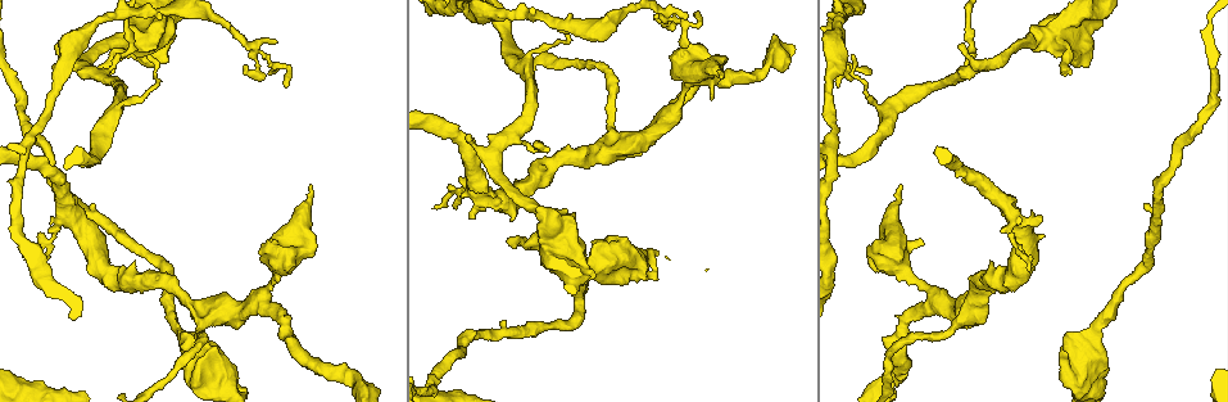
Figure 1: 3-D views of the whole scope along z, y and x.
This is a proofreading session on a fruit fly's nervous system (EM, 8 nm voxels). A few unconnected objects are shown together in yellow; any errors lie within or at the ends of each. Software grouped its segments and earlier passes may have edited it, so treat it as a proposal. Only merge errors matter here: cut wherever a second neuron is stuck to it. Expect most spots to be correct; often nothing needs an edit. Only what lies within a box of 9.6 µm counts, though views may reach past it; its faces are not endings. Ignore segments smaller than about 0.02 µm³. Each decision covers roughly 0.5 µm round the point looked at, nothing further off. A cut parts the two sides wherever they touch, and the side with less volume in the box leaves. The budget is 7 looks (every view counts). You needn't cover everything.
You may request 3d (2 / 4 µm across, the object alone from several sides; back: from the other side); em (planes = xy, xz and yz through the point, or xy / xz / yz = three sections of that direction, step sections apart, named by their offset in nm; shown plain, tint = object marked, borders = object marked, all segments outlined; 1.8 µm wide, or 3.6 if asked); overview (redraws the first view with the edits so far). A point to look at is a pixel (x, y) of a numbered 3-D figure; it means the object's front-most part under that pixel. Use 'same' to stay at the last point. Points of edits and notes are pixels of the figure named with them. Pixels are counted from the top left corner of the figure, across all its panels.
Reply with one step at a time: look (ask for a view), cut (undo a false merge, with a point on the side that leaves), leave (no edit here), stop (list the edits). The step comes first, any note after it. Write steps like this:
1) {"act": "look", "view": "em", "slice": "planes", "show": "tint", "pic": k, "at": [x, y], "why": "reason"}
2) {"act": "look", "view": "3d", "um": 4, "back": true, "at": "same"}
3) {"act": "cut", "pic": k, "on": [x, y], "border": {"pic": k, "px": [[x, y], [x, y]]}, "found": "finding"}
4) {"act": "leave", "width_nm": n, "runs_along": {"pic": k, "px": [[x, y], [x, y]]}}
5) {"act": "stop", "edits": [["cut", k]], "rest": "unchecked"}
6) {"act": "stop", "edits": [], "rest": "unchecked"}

{"act": "look", "view": "3d", "um": 2, "pic": 1, "at": [67, 220], "why": "calibre changes"}

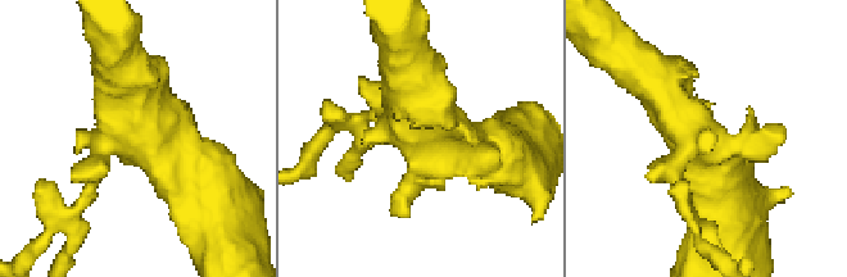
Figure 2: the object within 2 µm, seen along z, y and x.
{"act": "look", "view": "em", "slice": "planes", "show": "tint", "pic": 2, "at": [689, 138], "why": "now the EM"}

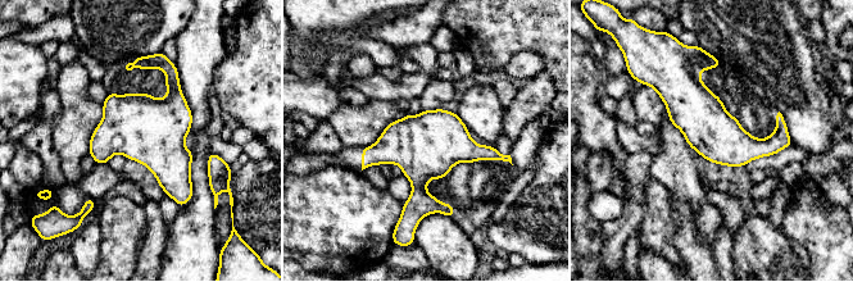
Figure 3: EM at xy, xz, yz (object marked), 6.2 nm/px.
{"act": "leave", "found": "continuous, no second neuron"}

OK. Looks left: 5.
{"act": "look", "view": "3d", "um": 4, "pic": 1, "at": [193, 345], "why": "thick turns thin"}

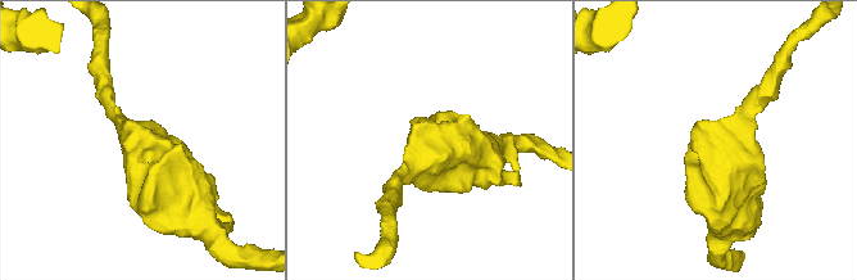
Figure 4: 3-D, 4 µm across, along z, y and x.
{"act": "look", "view": "em", "um": 3.6, "slice": "yz", "step": 8, "show": "tint", "pic": 4, "at": [725, 139], "arm_widths_nm": [190, 600], "why": "shape alone is not enough"}

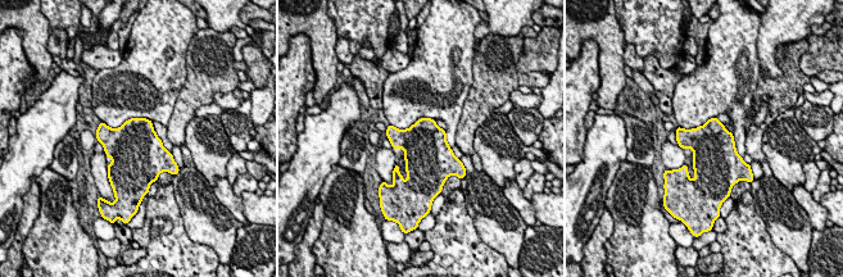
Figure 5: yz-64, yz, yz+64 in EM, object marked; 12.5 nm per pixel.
{"act": "leave", "found": "one neuron here"}

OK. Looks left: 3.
{"act": "look", "view": "3d", "um": 4, "pic": 1, "at": [211, 313], "why": "thick turns thin"}

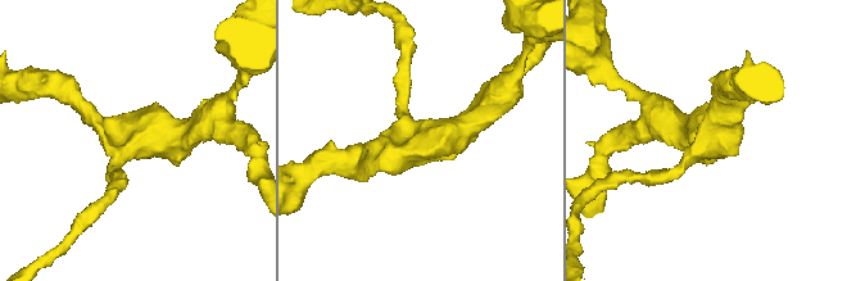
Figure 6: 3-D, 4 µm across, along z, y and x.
{"act": "look", "view": "em", "um": 3.6, "slice": "planes", "show": "borders", "pic": 6, "at": [137, 142], "why": "need the tissue"}

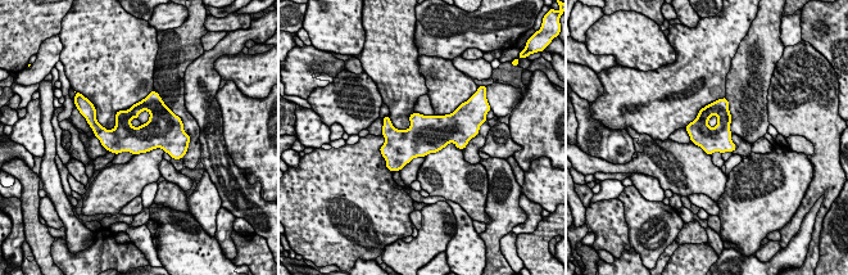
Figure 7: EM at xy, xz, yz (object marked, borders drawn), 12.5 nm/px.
{"act": "leave", "found": "all the same neuron"}

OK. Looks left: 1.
{"act": "stop", "edits": [], "rest": "unchecked"}

